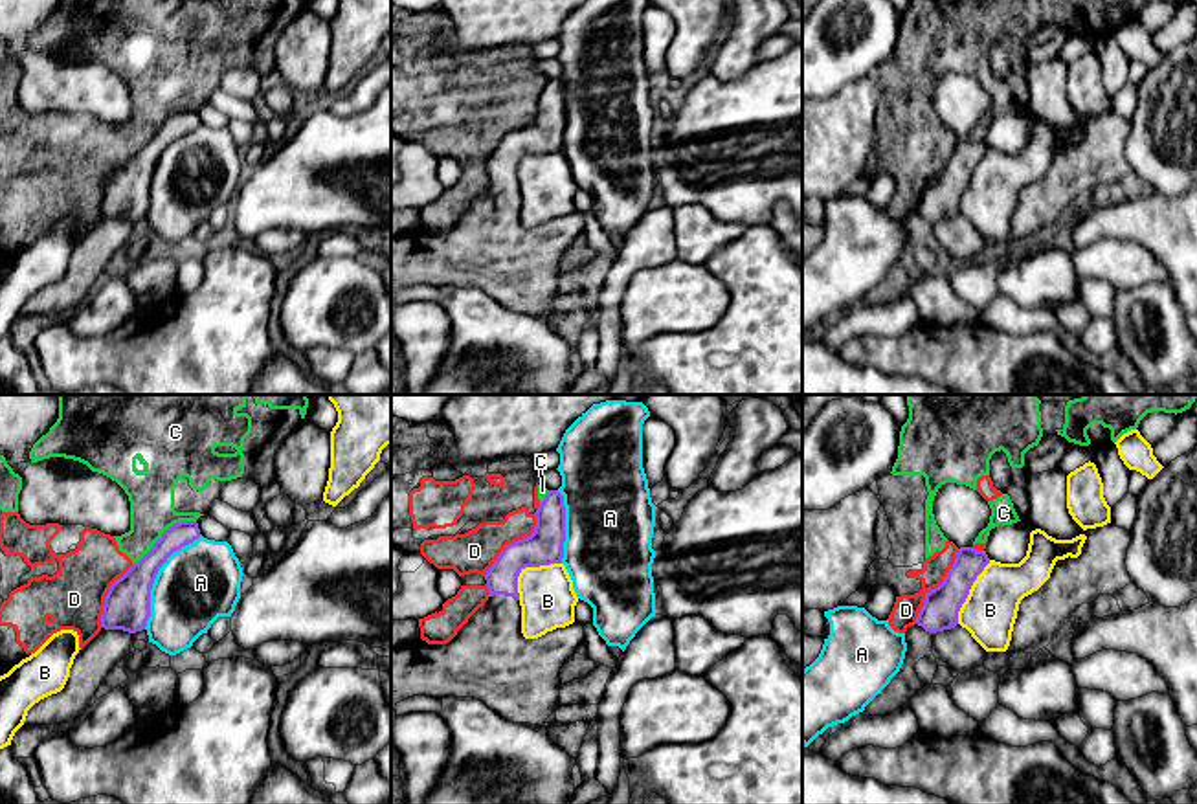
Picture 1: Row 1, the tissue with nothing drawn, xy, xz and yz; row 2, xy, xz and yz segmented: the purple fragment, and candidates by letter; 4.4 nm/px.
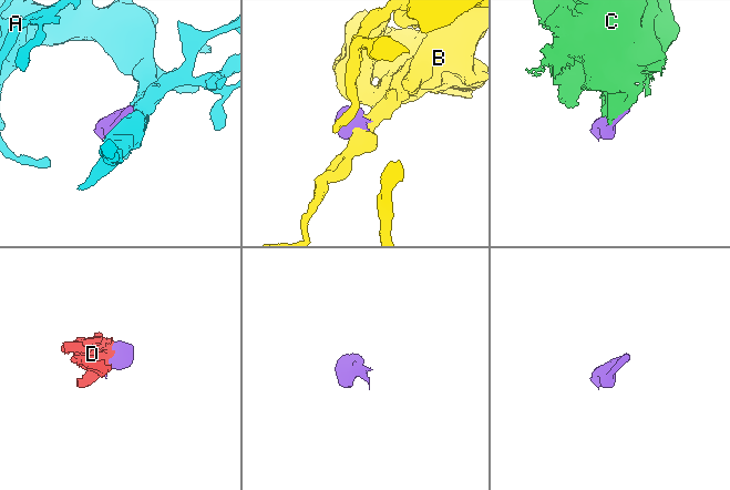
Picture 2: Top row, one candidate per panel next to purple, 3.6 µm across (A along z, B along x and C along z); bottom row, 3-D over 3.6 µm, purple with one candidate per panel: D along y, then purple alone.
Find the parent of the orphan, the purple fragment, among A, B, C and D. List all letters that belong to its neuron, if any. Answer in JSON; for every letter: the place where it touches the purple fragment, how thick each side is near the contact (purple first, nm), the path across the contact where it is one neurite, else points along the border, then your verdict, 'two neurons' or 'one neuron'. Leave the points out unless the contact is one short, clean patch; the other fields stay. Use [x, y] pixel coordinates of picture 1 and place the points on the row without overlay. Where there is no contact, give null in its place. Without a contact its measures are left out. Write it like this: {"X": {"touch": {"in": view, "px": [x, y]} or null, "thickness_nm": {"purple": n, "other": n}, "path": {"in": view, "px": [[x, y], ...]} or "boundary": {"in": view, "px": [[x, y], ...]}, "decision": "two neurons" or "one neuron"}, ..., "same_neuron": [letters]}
{"A": {"touch": {"in": "xy", "px": [155, 166]}, "thickness_nm": {"purple": 200, "other": 340}, "decision": "two neurons"}, "B": {"touch": {"in": "xz", "px": [527, 155]}, "thickness_nm": {"purple": 160, "other": 240}, "decision": "two neurons"}, "C": {"touch": {"in": "xy", "px": [164, 122]}, "thickness_nm": {"purple": 140, "other": 200}, "decision": "two neurons"}, "D": {"touch": {"in": "xz", "px": [518, 129]}, "thickness_nm": {"purple": 160, "other": 190}, "decision": "two neurons"}, "same_neuron": []}

